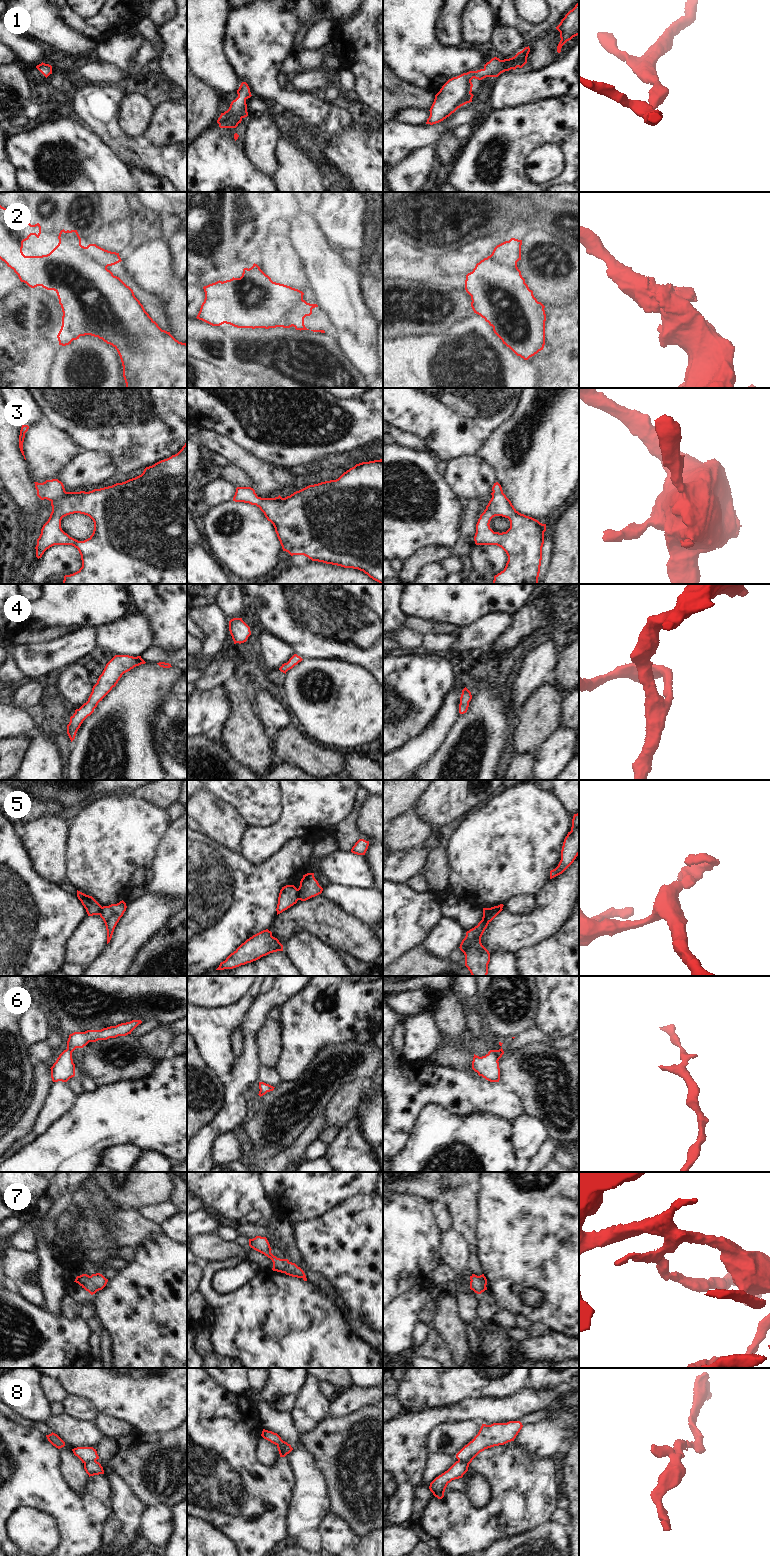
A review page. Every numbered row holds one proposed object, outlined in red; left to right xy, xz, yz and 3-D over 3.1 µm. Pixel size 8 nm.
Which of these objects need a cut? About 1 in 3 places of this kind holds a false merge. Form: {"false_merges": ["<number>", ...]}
{"false_merges": ["2", "5", "8"]}

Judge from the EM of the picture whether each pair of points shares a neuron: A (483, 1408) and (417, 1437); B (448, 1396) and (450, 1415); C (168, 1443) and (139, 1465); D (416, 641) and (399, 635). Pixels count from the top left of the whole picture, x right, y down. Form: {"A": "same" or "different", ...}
{"A": "same", "B": "different", "C": "same", "D": "same"}

